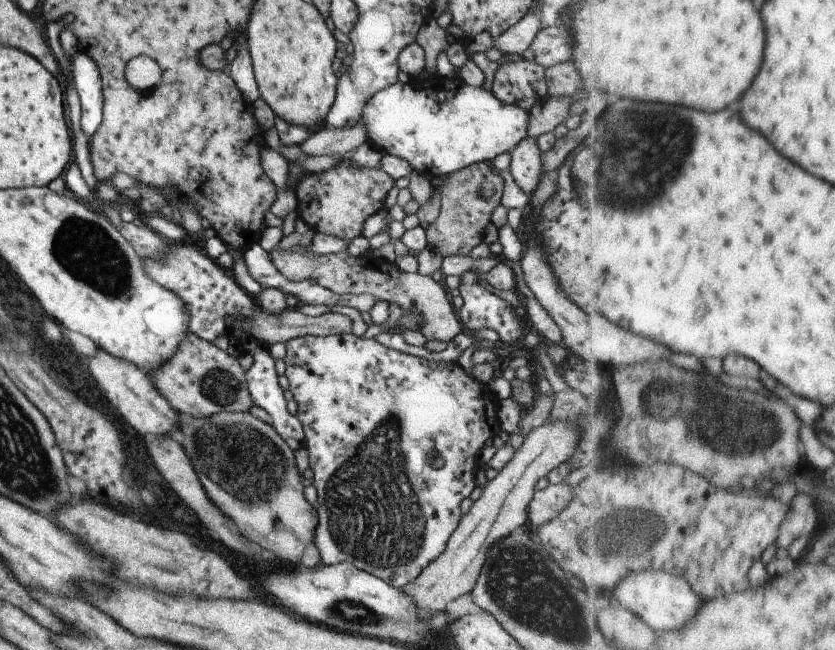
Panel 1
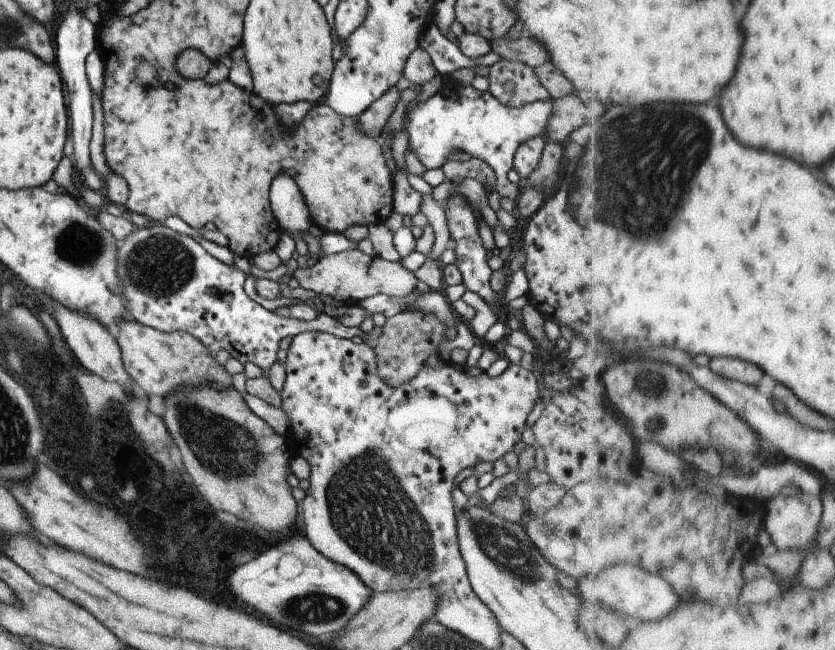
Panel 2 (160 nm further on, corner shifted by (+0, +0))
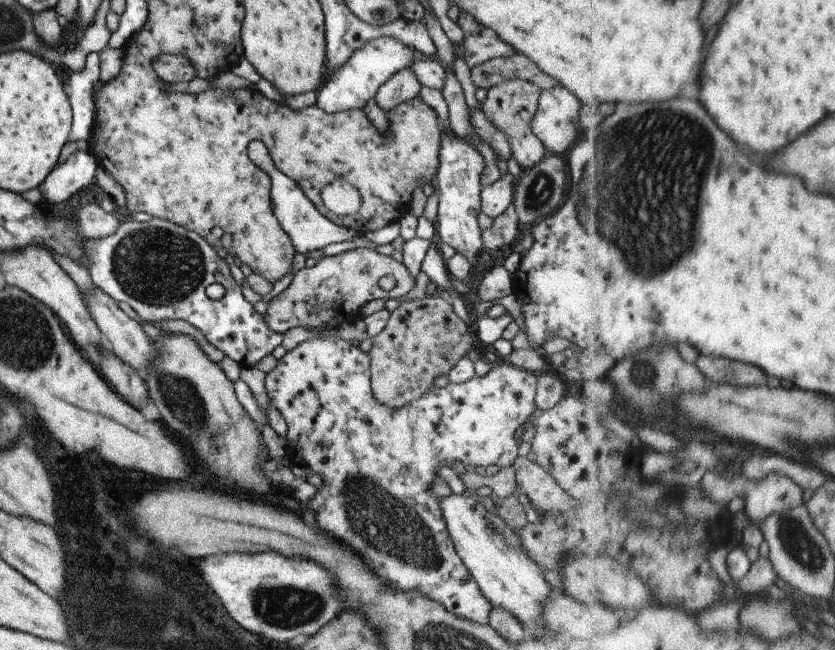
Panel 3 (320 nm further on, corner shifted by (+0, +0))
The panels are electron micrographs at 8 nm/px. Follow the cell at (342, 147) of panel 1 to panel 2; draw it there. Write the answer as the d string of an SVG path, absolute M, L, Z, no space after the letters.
M392 87L387 90L376 102L373 102L362 115L359 115L359 127L371 137L379 139L388 118L392 116L396 104L400 100L400 90Z

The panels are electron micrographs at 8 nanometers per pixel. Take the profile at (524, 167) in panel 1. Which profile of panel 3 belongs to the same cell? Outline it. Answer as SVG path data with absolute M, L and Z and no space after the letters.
M514 78L489 88L486 100L480 104L480 109L486 118L506 135L511 156L518 161L521 168L529 169L536 166L545 157L547 151L544 143L534 134L531 125L541 91L541 88L531 82Z

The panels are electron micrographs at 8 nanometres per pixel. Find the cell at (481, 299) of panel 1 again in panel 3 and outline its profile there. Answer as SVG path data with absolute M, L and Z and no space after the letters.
M442 131L437 172L439 205L434 222L443 242L454 247L472 266L476 259L480 258L484 247L483 230L480 229L477 220L481 212L480 192L484 186L480 183L480 176L484 172L484 166L484 157L474 145L470 145L453 131Z

